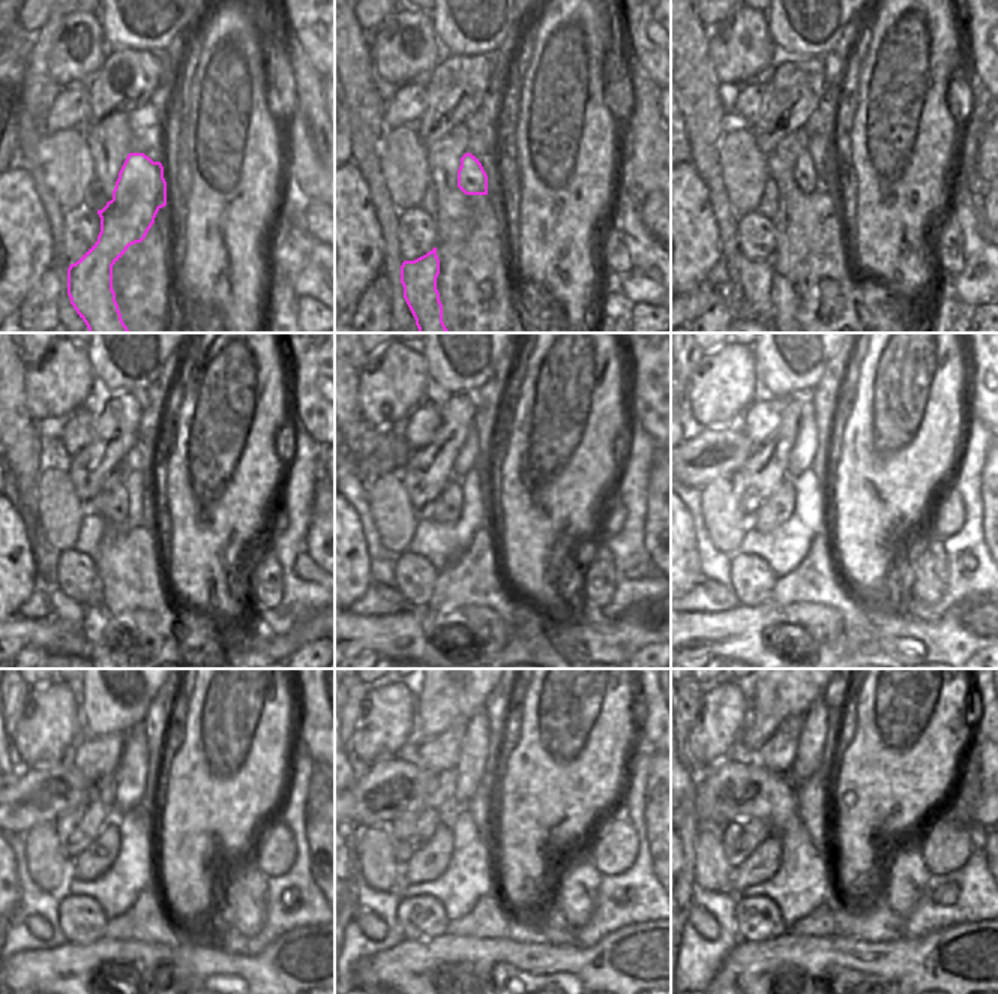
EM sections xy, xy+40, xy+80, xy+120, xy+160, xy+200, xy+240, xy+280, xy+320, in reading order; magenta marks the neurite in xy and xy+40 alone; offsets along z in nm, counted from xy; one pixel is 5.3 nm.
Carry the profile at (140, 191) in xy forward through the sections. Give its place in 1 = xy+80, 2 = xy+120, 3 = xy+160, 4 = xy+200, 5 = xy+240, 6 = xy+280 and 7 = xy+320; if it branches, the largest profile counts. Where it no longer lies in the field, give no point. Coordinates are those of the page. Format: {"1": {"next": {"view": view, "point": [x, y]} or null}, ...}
{"1": {"next": {"view": "xy+80", "point": [754, 278]}}, "2": {"next": {"view": "xy+120", "point": [69, 613]}}, "3": {"next": {"view": "xy+160", "point": [390, 594]}}, "4": {"next": {"view": "xy+200", "point": [719, 592]}}, "5": {"next": {"view": "xy+240", "point": [39, 927]}}, "6": {"next": {"view": "xy+280", "point": [374, 928]}}, "7": {"next": {"view": "xy+320", "point": [704, 922]}}}

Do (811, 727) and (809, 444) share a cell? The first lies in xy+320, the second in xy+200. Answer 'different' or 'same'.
same

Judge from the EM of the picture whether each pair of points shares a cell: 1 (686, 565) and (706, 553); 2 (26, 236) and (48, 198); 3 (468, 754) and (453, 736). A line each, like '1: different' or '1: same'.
1: different
2: different
3: different

